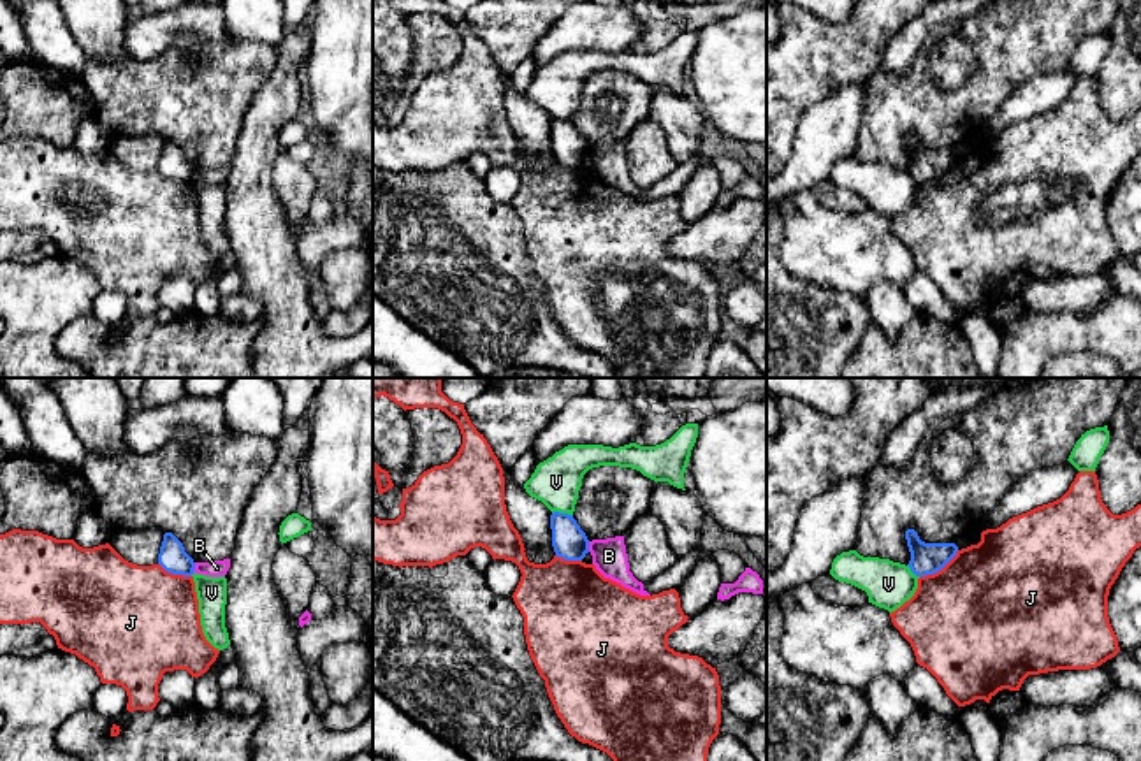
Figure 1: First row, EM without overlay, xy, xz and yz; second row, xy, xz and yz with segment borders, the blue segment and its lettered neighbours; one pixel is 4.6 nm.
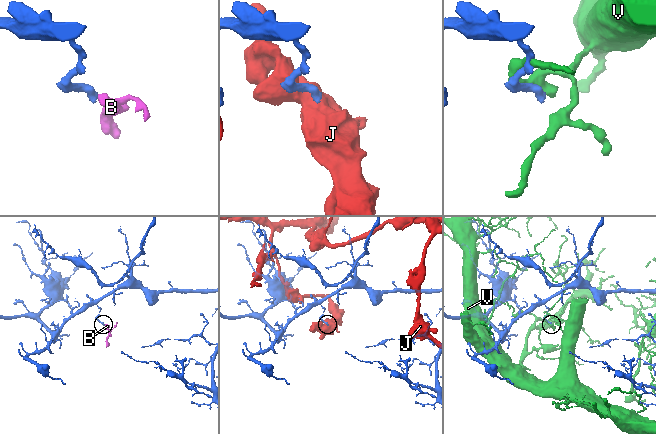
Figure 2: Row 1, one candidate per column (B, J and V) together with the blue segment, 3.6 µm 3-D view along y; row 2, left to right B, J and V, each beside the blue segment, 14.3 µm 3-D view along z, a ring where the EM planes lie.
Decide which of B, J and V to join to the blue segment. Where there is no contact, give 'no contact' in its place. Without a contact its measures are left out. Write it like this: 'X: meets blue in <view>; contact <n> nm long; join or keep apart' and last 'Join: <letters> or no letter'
B: meets blue in xy; contact 50 nm long; keep apart
J: meets blue in yz; contact 220 nm long; keep apart
V: meets blue in xz; contact 100 nm long; keep apart
Join: no letter

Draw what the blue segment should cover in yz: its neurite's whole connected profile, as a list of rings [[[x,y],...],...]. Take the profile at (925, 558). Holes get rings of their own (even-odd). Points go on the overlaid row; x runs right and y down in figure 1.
[[[914,529],[905,531],[911,552],[909,568],[916,576],[927,576],[941,571],[958,552],[955,543],[925,543]]]

